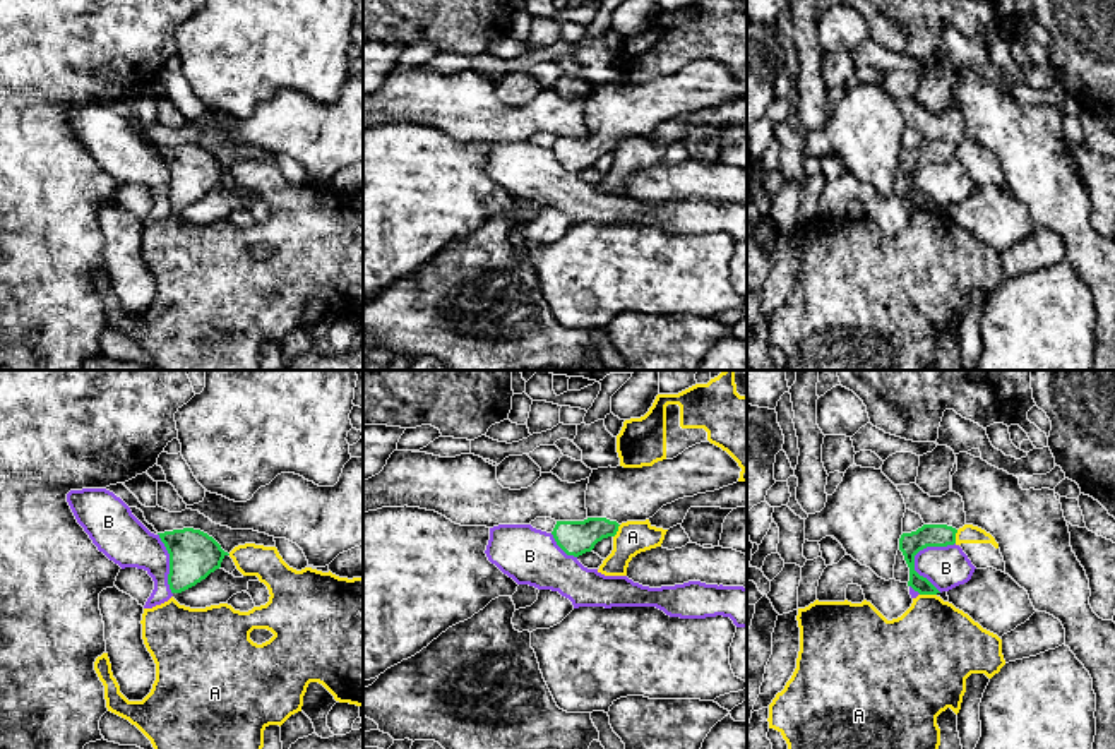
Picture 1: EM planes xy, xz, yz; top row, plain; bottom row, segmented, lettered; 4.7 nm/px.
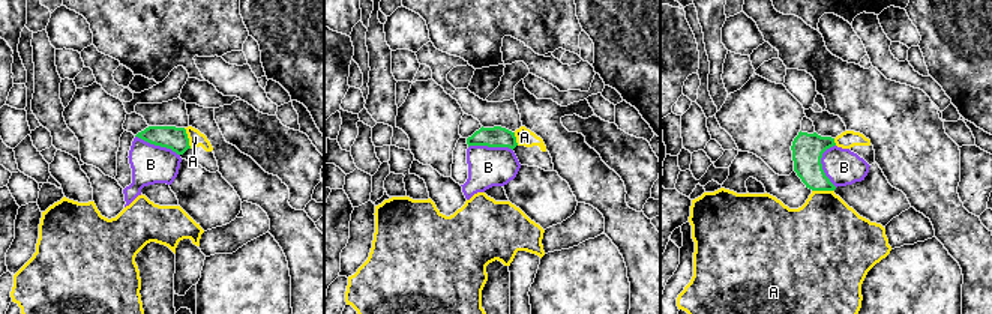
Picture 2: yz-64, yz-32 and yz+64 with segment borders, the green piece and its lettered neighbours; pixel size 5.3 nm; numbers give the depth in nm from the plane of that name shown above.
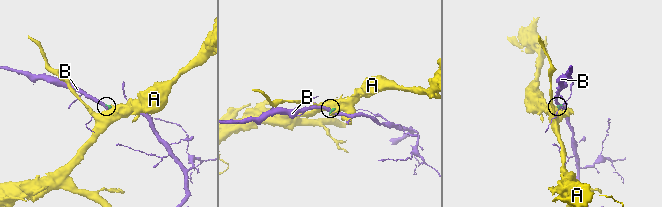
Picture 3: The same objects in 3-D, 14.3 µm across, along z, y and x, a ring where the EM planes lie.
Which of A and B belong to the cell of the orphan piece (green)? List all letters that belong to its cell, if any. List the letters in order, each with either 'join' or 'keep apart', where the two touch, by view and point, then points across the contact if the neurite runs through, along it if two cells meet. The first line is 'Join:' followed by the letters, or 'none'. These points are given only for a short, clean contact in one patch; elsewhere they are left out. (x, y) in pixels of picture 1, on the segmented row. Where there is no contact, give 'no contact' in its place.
Join: none
A: keep apart; contact yz (929, 593)
B: keep apart; contact yz (915, 554); border yz (954, 542), (924, 547), (915, 556), (915, 569), (941, 592)

